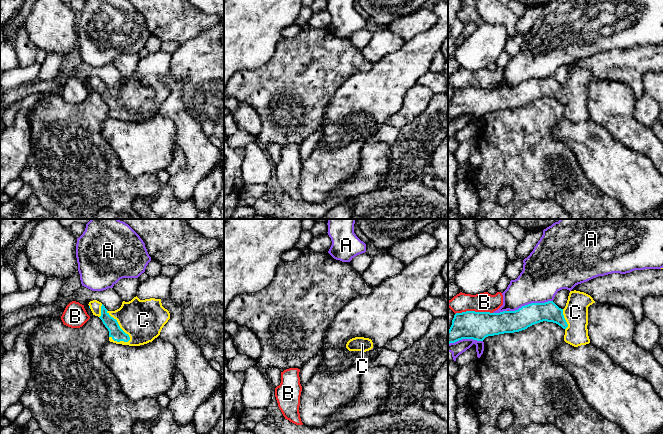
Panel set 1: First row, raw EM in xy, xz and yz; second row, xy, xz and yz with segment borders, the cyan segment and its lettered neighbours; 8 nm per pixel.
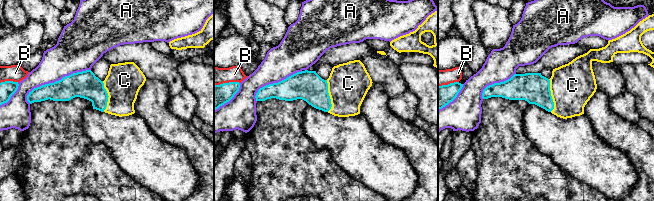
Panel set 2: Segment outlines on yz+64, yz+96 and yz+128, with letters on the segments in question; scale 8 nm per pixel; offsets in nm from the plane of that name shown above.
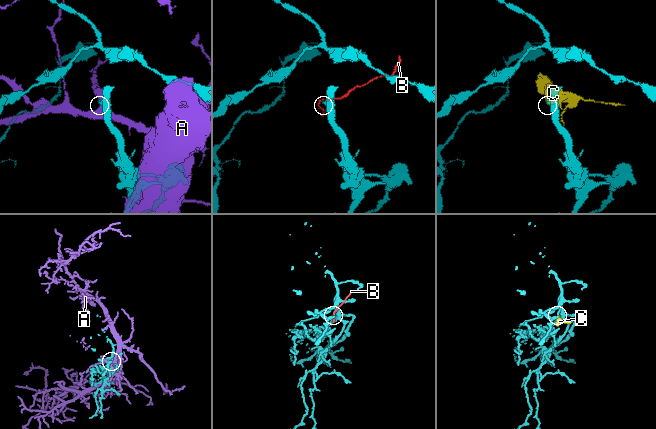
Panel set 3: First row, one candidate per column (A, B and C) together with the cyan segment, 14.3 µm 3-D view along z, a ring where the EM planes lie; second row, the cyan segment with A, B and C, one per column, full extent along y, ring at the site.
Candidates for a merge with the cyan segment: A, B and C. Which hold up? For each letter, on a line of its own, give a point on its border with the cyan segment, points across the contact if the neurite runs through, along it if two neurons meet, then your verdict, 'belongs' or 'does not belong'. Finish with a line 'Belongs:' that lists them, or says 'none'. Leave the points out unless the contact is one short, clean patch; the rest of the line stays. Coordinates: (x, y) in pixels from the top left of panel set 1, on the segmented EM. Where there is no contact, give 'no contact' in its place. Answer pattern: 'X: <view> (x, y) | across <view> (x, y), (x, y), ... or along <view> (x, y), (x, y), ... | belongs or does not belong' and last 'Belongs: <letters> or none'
A: yz (531, 303) | does not belong
B: yz (473, 311) | does not belong
C: xy (119, 326) | belongs
Belongs: C

